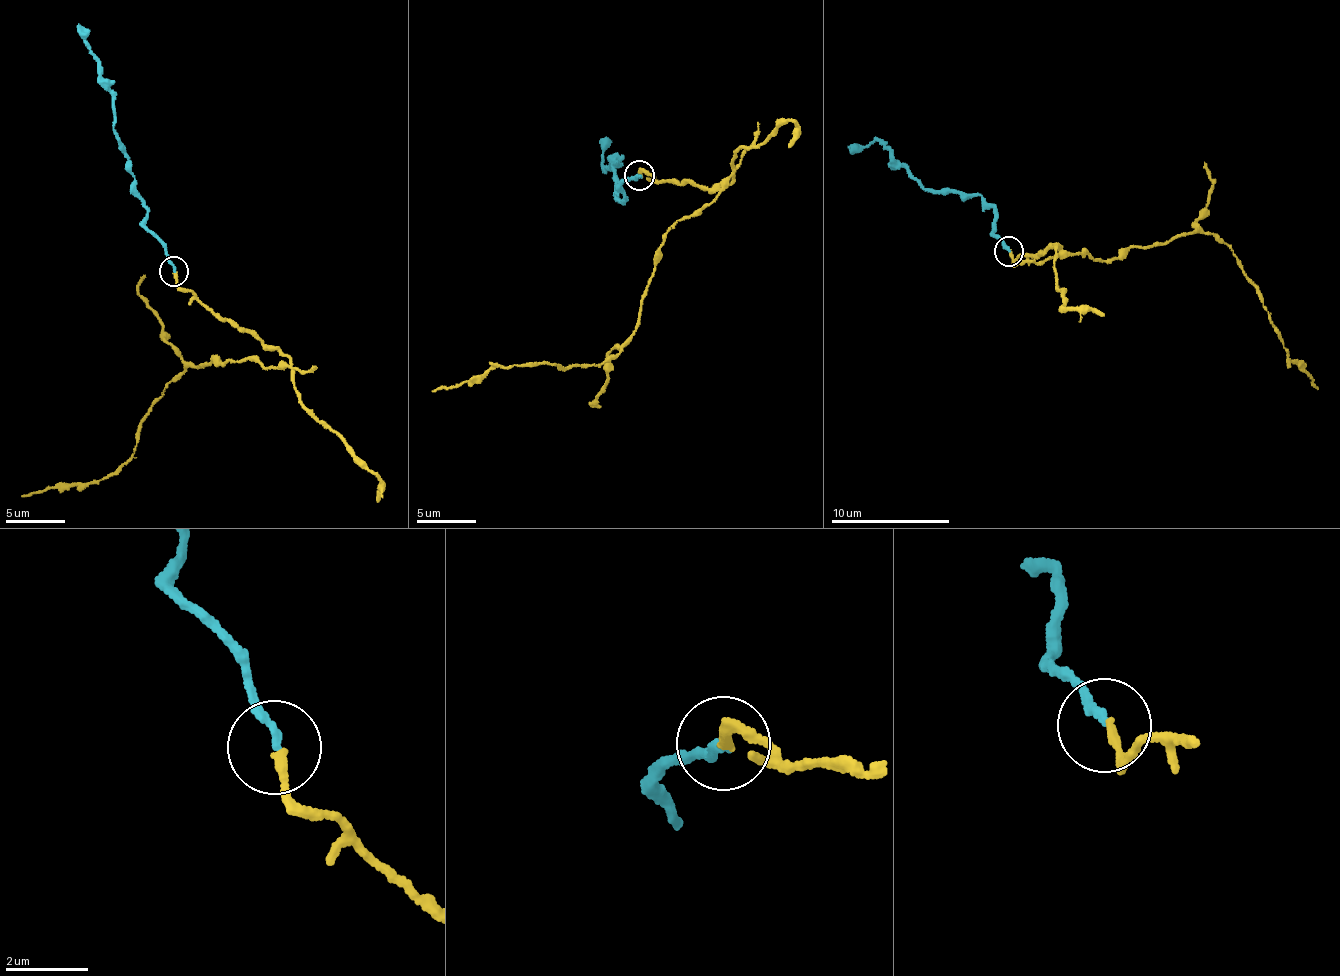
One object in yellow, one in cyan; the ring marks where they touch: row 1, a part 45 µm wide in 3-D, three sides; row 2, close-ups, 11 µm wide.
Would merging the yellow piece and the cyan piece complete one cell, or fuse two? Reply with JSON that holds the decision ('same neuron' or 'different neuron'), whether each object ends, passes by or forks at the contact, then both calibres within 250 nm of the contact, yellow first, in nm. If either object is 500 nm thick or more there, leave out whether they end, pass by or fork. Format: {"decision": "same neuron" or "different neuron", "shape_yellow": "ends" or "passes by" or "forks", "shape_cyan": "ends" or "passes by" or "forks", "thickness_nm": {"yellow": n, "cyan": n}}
{"decision": "same neuron", "shape_yellow": "ends", "shape_cyan": "ends", "thickness_nm": {"yellow": 200, "cyan": 190}}

